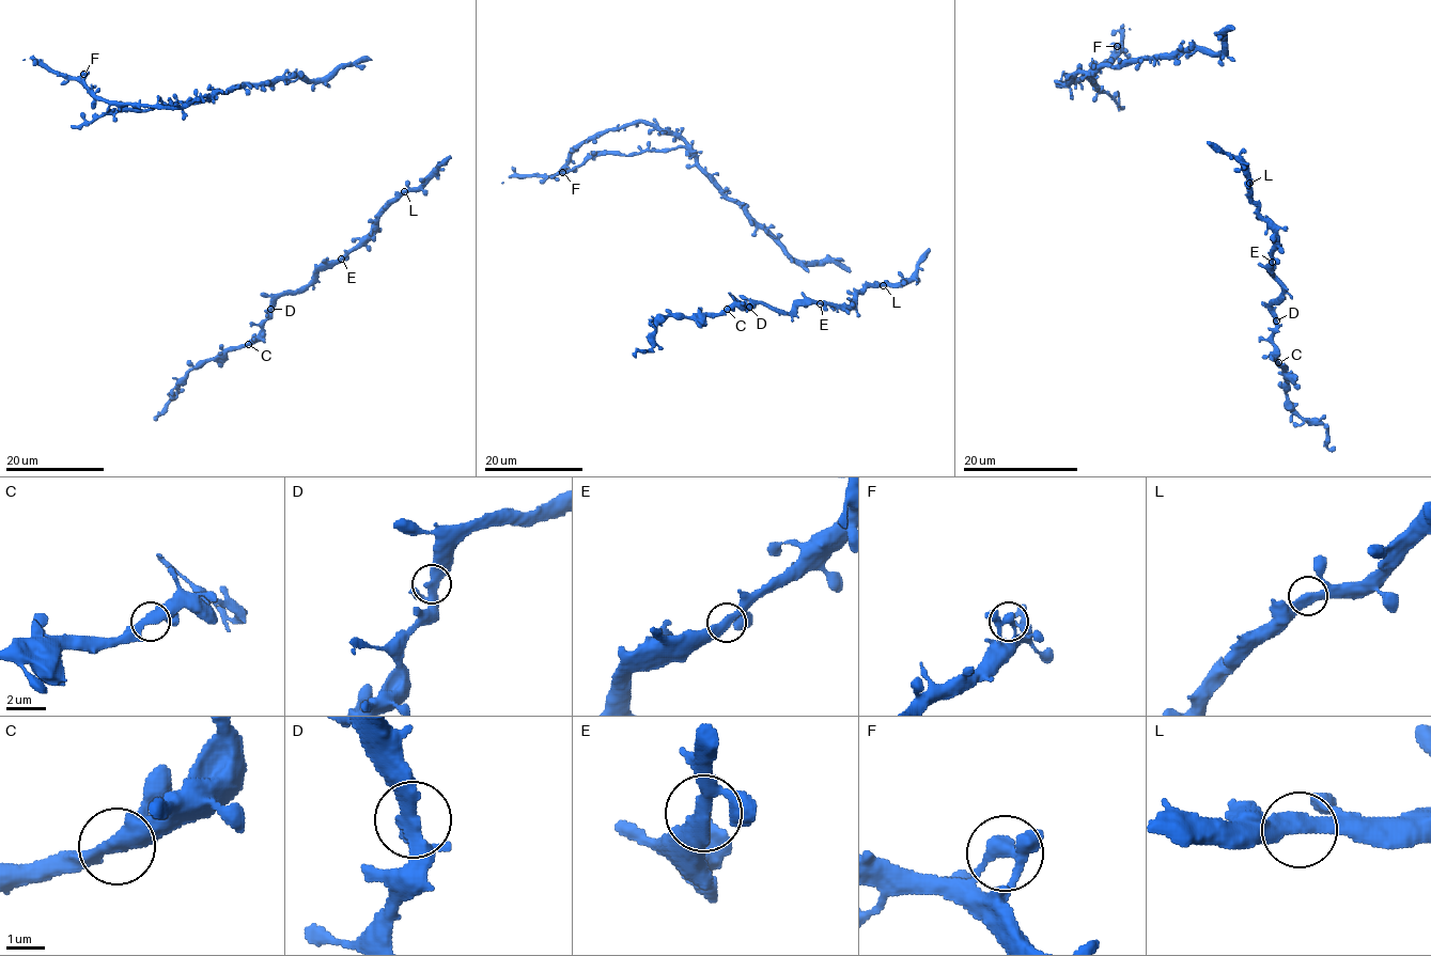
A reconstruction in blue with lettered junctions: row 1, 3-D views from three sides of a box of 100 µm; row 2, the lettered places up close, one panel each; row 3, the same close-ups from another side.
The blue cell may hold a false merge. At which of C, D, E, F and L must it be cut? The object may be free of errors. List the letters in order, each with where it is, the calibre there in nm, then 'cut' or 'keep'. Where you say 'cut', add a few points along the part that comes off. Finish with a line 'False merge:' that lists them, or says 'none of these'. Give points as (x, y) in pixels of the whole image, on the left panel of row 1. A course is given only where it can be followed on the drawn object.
C: at (248, 344); 360 nm thick; keep
D: at (270, 309); 320 nm thick; keep
E: at (341, 259); 320 nm thick; keep
F: at (83, 74); 300 nm thick; keep
L: at (404, 191); 400 nm thick; keep
False merge: none of these

